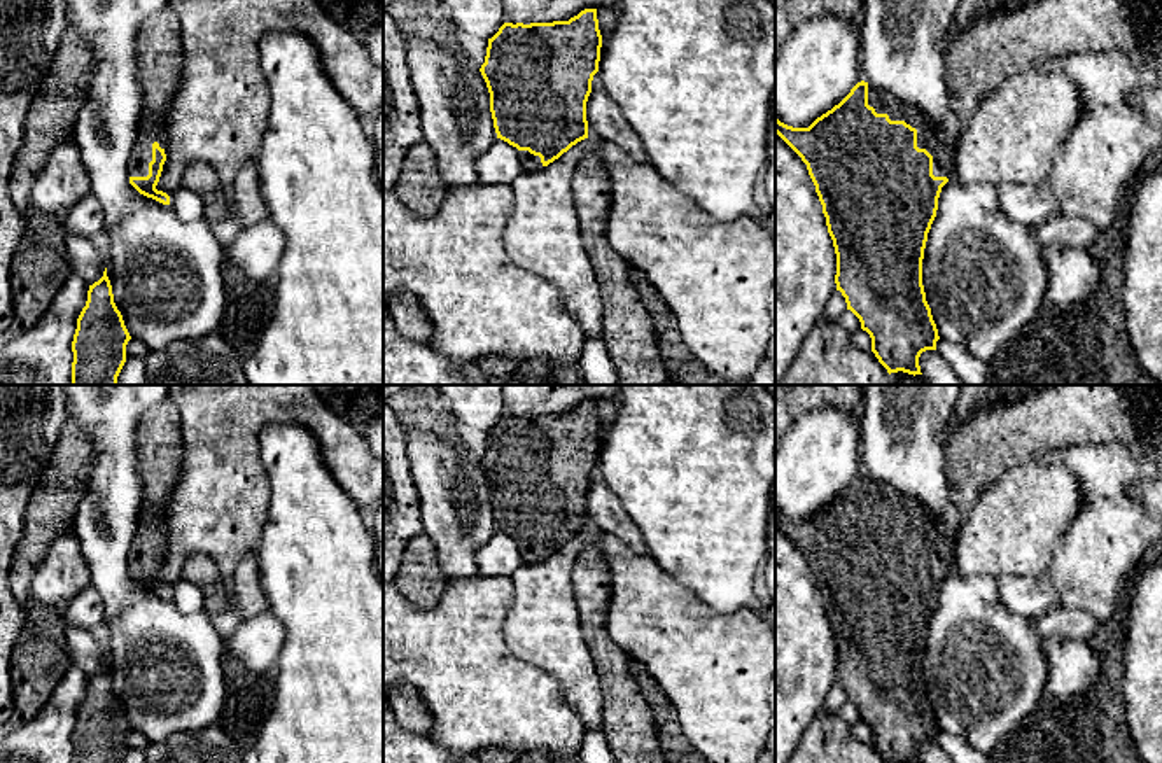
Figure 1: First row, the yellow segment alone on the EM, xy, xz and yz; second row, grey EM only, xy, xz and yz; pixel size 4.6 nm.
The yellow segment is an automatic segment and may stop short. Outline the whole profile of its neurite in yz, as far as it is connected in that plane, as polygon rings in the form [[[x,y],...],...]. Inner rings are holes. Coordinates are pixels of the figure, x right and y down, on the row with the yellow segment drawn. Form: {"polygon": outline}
{"polygon": [[[864,80],[808,128],[793,128],[775,117],[775,133],[807,164],[836,254],[836,290],[870,334],[872,352],[889,374],[922,374],[919,357],[926,350],[936,350],[940,340],[922,285],[922,259],[942,187],[954,173],[956,145],[942,145],[934,126],[917,107],[898,102]]]}

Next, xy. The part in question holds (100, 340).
{"polygon": [[[105,268],[103,276],[89,285],[86,306],[77,318],[70,385],[117,385],[130,340]]]}

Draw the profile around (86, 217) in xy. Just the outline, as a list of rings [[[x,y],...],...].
[[[89,192],[61,214],[60,222],[66,234],[100,240],[105,228],[105,214],[96,196]]]

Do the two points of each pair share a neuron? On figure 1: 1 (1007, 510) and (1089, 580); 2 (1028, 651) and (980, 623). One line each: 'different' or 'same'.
1: different
2: same

